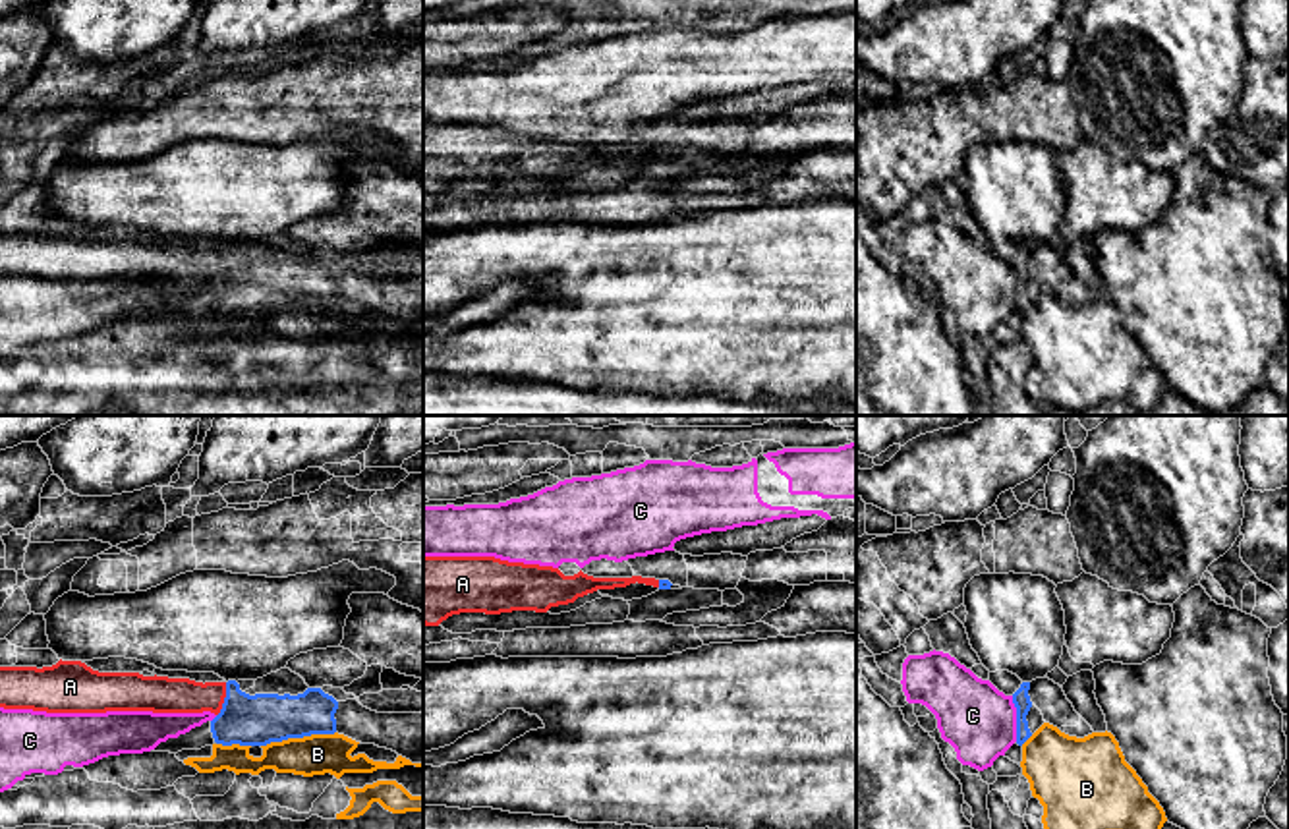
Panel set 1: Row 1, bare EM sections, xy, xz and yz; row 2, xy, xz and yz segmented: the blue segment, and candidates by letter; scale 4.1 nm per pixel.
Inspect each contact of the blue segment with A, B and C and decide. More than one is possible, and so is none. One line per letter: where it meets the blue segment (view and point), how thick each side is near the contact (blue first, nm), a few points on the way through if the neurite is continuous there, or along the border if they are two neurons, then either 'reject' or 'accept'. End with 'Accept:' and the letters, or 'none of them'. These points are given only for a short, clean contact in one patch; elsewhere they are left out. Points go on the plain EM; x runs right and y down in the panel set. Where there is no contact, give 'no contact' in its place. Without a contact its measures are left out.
A: contact xy (225, 267); calibres 220 and 150 nm; way xy (244, 286), (225, 267), (215, 263), (165, 261); accept
B: contact xy (298, 304); calibres 220 and 170 nm; reject
C: contact yz (1017, 286); calibres 70 and 300 nm; border yz (1011, 263), (1017, 308); reject
Accept: A

